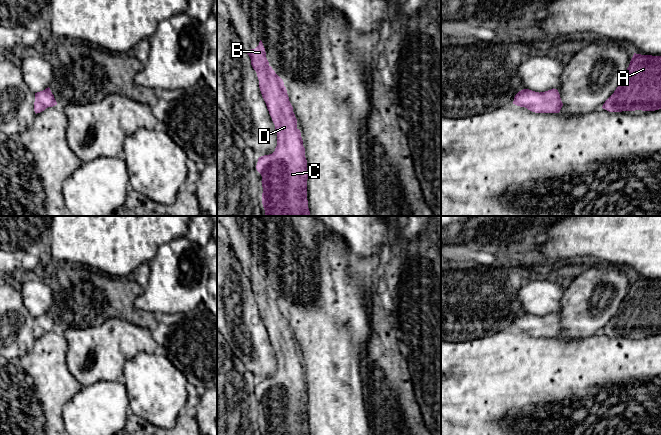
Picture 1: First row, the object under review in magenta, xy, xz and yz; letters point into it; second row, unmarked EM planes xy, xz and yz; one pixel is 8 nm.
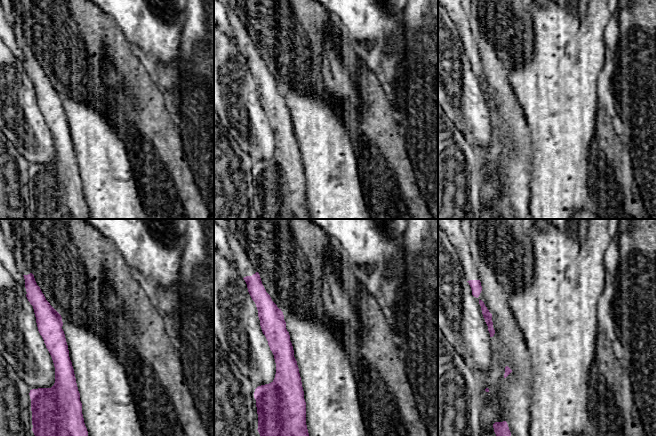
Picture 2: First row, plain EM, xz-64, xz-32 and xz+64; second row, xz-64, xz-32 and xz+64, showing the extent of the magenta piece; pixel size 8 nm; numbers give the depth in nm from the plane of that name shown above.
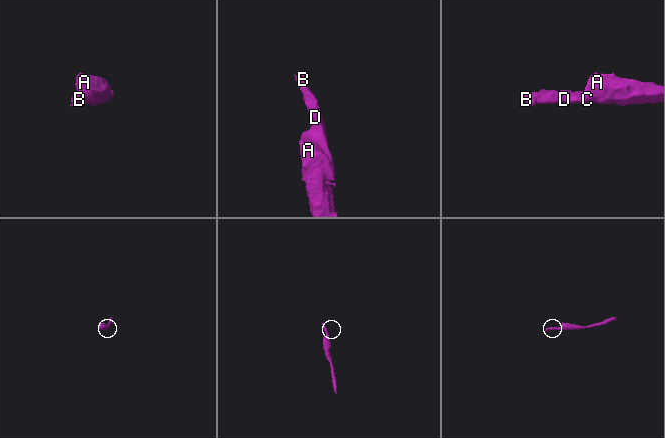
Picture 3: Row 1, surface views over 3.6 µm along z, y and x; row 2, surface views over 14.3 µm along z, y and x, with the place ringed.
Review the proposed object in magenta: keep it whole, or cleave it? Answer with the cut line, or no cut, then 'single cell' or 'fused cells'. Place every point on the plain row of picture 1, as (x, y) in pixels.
no cut | single cell

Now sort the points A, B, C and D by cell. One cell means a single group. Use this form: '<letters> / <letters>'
A B C D

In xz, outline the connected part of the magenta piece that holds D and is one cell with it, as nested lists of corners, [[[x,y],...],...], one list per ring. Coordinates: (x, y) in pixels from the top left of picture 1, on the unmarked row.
[[[260,264],[255,273],[246,275],[257,297],[259,312],[277,357],[277,370],[272,378],[258,382],[257,395],[262,400],[262,428],[265,435],[309,435],[307,424],[307,384],[301,356],[289,325],[283,304],[275,297],[266,282]]]

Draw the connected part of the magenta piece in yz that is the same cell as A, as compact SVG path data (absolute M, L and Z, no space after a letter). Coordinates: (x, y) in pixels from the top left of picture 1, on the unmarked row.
M634 277L625 299L602 332L609 336L661 333L661 280Z

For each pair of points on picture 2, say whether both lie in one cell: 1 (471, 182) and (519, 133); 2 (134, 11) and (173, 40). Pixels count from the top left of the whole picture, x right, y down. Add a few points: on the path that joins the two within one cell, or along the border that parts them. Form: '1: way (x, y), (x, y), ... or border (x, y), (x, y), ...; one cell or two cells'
1: border (474, 149), (482, 176), (482, 195); two cells
2: way (144, 14), (163, 33); one cell

